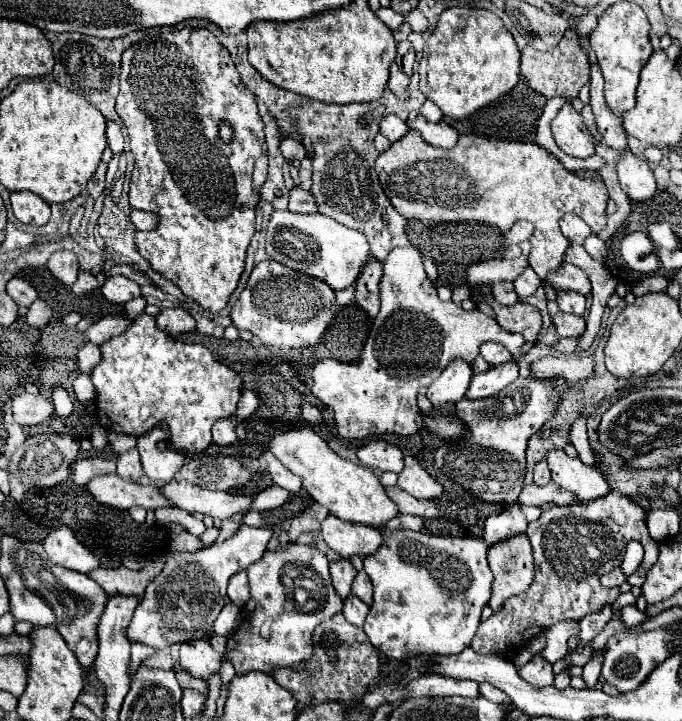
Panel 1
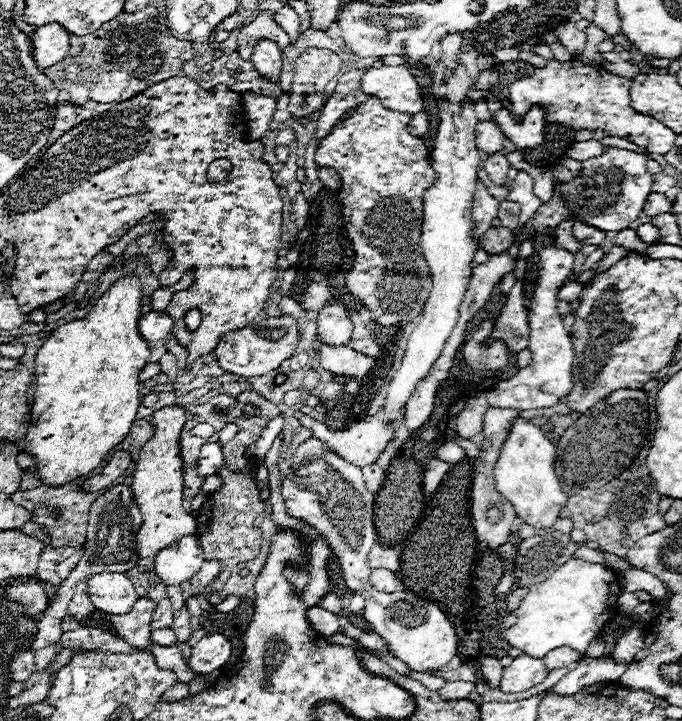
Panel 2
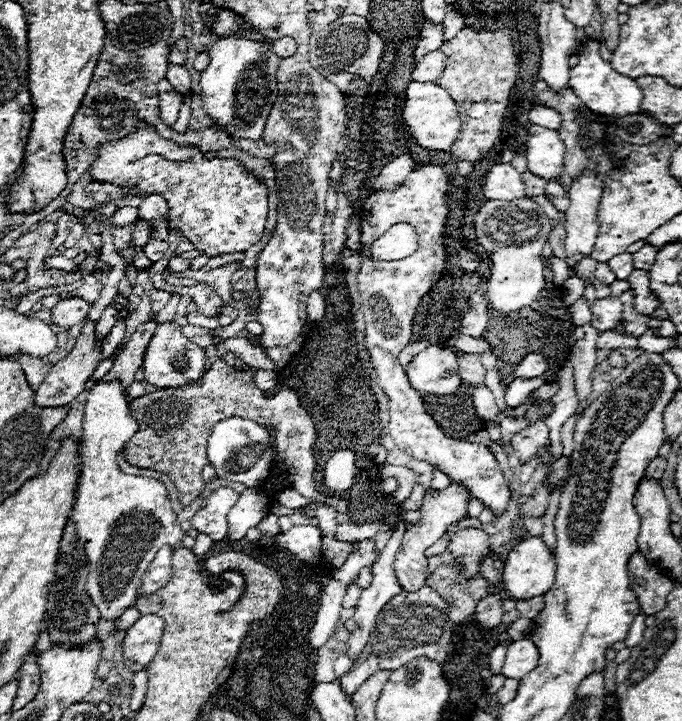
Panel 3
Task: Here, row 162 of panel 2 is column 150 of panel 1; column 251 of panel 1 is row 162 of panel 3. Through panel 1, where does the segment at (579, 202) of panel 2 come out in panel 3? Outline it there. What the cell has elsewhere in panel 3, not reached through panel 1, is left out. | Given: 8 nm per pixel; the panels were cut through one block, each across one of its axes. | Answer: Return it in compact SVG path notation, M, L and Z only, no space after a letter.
M532 124L528 130L526 162L528 170L544 180L560 180L564 170L564 142L556 130Z

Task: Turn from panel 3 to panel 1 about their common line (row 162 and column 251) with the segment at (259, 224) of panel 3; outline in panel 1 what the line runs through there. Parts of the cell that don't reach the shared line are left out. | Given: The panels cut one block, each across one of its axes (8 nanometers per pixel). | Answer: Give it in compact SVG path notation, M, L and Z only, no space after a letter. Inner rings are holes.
M186 26L178 32L160 32L156 36L148 36L144 40L134 42L128 50L124 50L122 68L120 68L120 94L116 98L116 112L124 120L124 126L128 130L128 138L130 138L130 150L132 150L134 160L136 160L134 162L136 170L132 170L132 182L130 182L130 192L128 192L130 208L158 210L158 214L160 214L160 224L154 232L134 232L136 250L150 264L150 268L154 272L158 272L166 280L176 284L186 298L194 300L196 304L200 304L204 310L208 310L212 314L220 312L228 304L230 294L238 286L240 274L244 270L246 250L248 250L248 244L250 244L250 240L256 232L256 206L258 206L258 200L260 200L260 188L262 186L260 186L260 182L256 180L254 174L256 174L256 164L260 164L260 160L264 158L264 122L258 114L254 94L250 94L250 90L240 80L238 70L236 70L236 66L230 58L230 52L218 42L218 38L210 30L194 30L194 28ZM220 120L228 120L234 126L234 144L238 148L230 150L220 142L218 130L216 130Z

